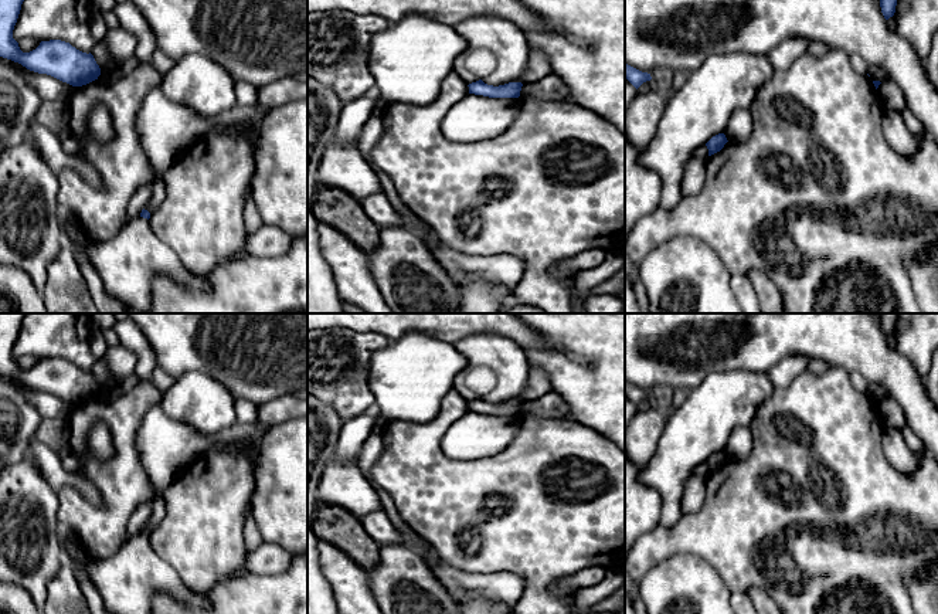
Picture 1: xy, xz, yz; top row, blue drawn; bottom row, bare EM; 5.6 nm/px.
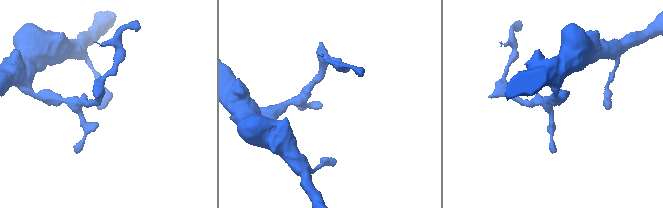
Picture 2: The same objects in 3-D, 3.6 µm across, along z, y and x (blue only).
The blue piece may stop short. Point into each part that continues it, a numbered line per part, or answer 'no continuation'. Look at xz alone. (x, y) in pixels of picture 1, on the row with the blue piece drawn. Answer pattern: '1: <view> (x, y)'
no continuation

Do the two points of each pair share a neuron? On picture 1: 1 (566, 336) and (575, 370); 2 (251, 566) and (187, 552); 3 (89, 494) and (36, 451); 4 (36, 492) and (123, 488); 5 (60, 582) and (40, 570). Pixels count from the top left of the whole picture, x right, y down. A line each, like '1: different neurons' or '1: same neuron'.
1: same neuron
2: different neurons
3: same neuron
4: different neurons
5: different neurons

